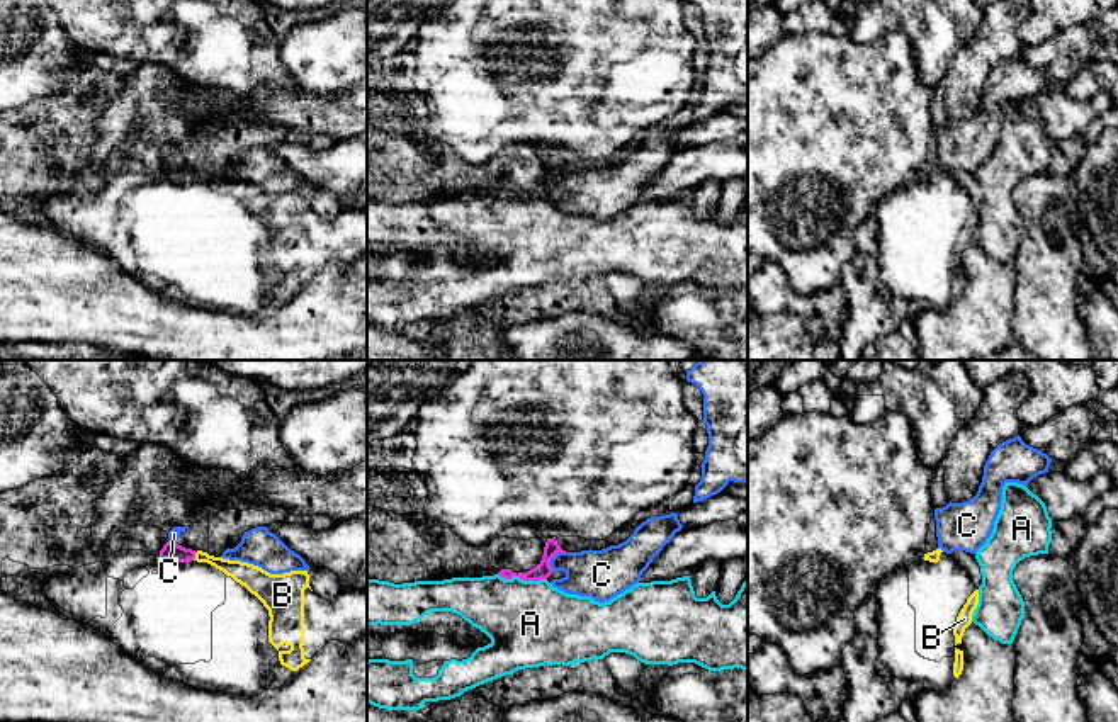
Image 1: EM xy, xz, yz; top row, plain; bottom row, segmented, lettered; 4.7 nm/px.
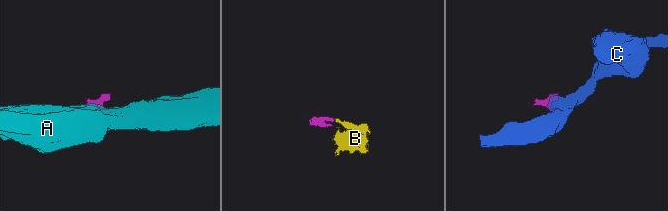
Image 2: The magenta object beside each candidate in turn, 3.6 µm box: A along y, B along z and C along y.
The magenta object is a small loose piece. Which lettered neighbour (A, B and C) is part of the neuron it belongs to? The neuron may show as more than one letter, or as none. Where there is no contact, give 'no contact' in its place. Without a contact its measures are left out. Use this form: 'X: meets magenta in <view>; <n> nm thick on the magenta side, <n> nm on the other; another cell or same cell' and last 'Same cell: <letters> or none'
A: meets magenta in xz; 80 nm thick on the magenta side, 400 nm on the other; another cell
B: meets magenta in xy; 90 nm thick on the magenta side, 110 nm on the other; same cell
C: meets magenta in xz; 80 nm thick on the magenta side, 220 nm on the other; another cell
Same cell: B

